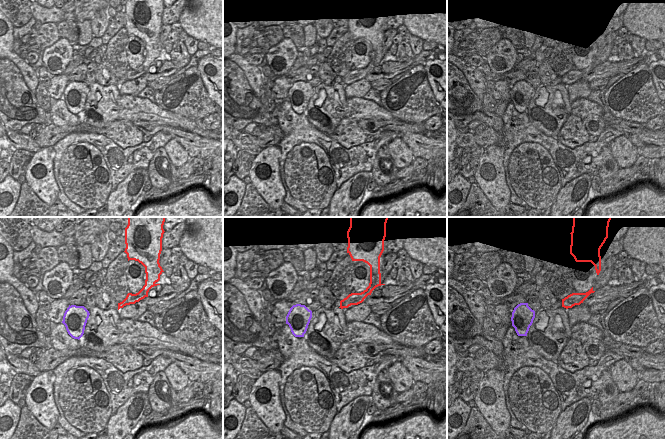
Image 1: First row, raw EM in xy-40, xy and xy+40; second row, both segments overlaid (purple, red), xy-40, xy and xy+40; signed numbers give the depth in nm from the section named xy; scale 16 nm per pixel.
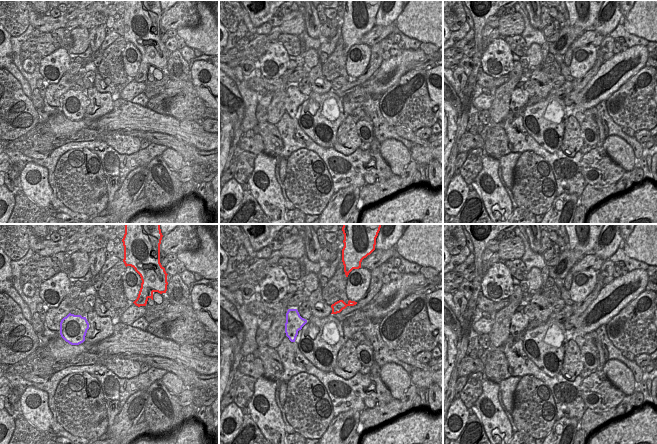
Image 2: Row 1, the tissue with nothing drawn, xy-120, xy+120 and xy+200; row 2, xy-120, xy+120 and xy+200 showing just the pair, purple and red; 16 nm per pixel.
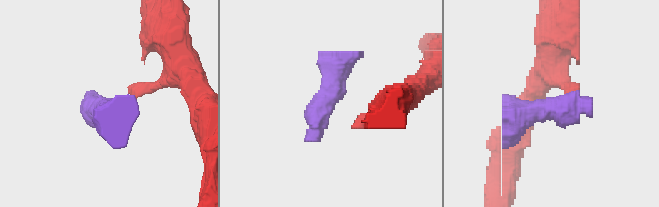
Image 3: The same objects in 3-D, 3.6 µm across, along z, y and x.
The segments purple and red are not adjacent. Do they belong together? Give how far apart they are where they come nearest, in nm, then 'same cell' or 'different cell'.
gap 460 nm; different cell

